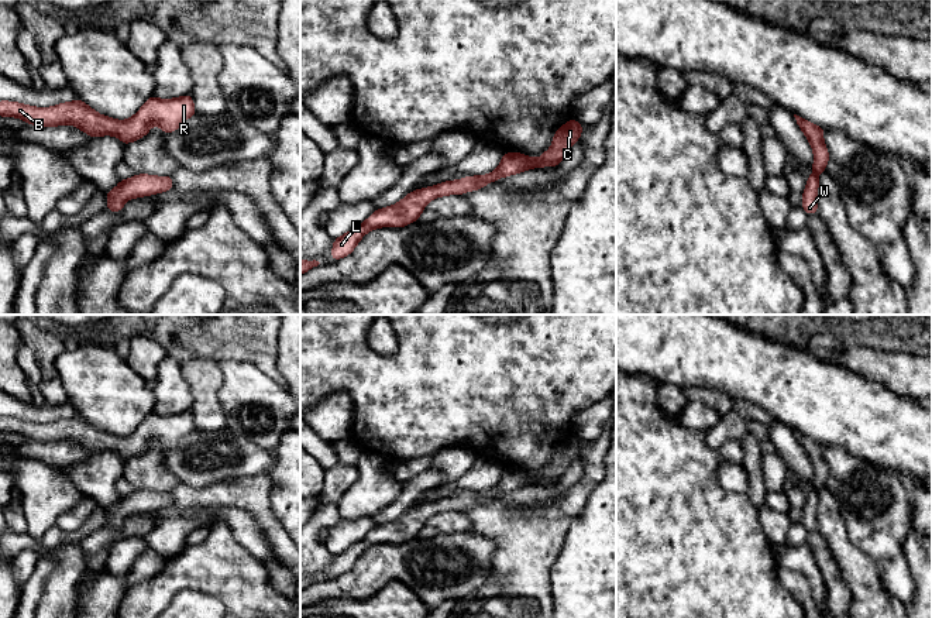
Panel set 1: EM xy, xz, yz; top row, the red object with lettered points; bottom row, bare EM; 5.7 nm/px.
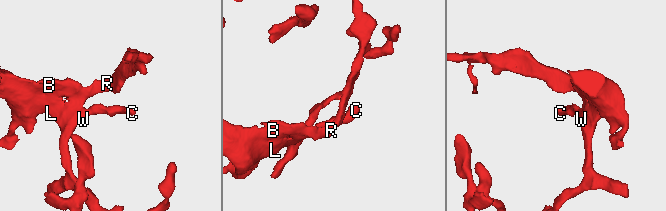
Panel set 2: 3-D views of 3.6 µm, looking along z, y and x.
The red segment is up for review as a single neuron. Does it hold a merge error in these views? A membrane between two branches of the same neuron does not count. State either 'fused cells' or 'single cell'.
single cell

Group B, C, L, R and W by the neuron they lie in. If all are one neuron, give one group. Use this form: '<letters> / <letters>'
B C L R W

